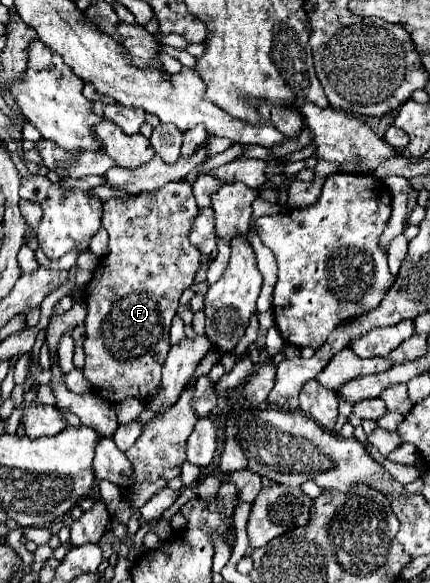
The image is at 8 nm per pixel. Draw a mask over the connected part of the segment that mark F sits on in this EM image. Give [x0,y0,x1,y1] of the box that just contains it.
[83,181,201,405]

